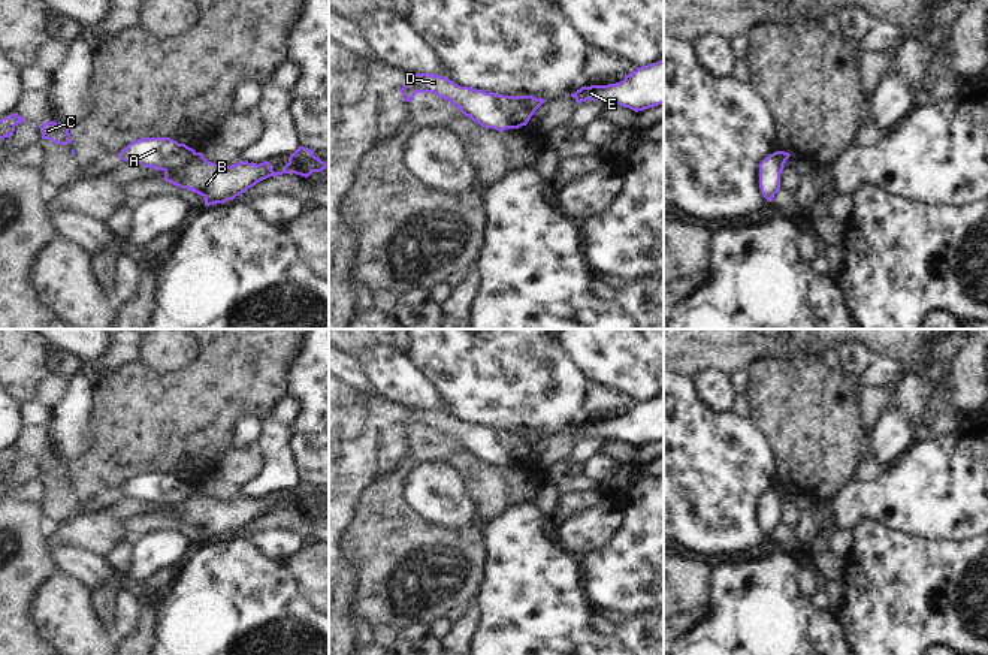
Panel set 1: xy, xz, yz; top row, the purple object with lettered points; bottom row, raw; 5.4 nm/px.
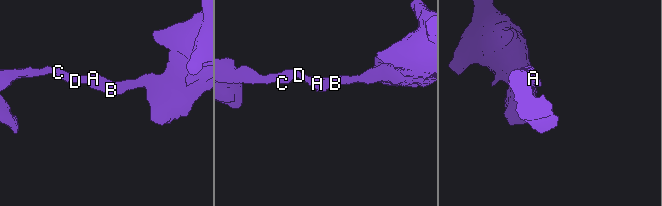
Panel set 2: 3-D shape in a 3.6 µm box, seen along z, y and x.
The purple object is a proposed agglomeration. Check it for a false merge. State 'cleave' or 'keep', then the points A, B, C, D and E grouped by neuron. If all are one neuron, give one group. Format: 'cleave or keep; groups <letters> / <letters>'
cleave; groups A C D / B E

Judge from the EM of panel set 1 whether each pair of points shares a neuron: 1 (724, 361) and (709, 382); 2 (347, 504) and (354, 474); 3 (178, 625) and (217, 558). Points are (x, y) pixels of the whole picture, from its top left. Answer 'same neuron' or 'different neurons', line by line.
1: different neurons
2: same neuron
3: same neuron

